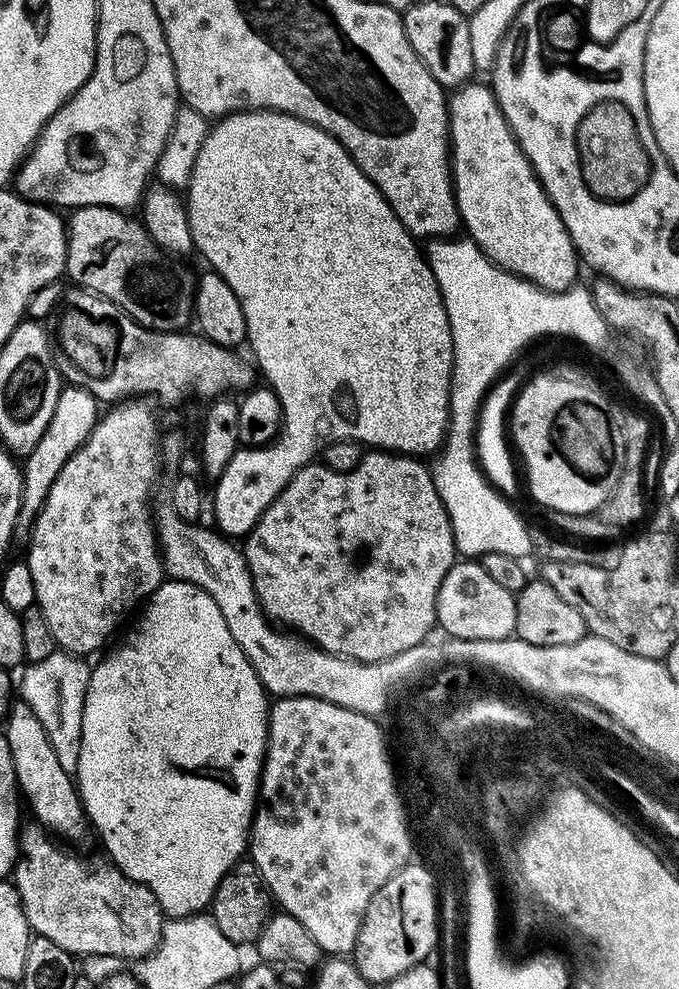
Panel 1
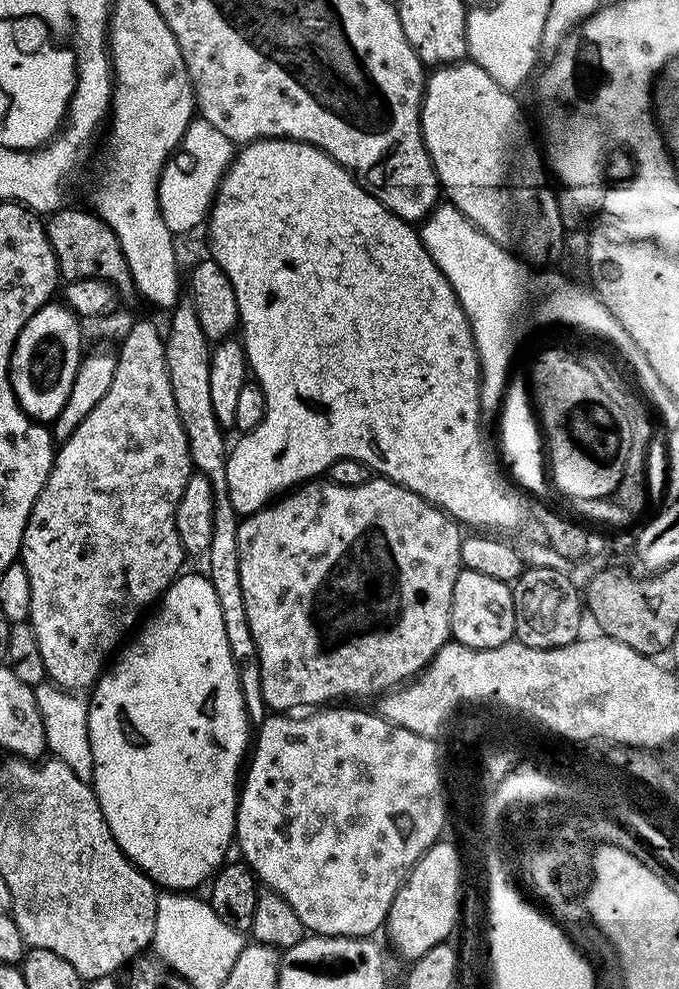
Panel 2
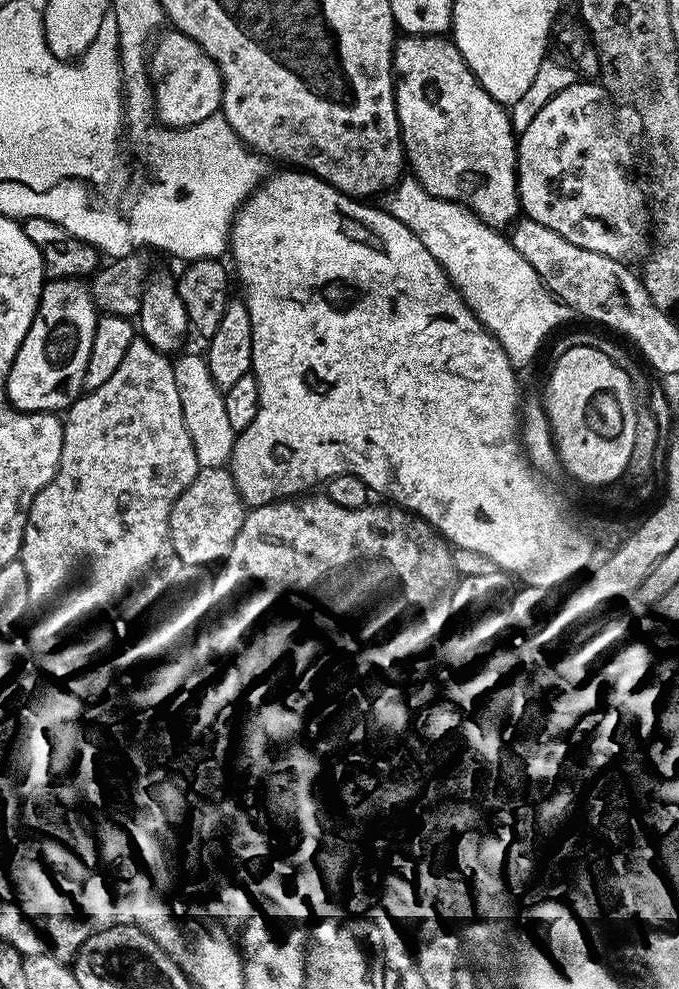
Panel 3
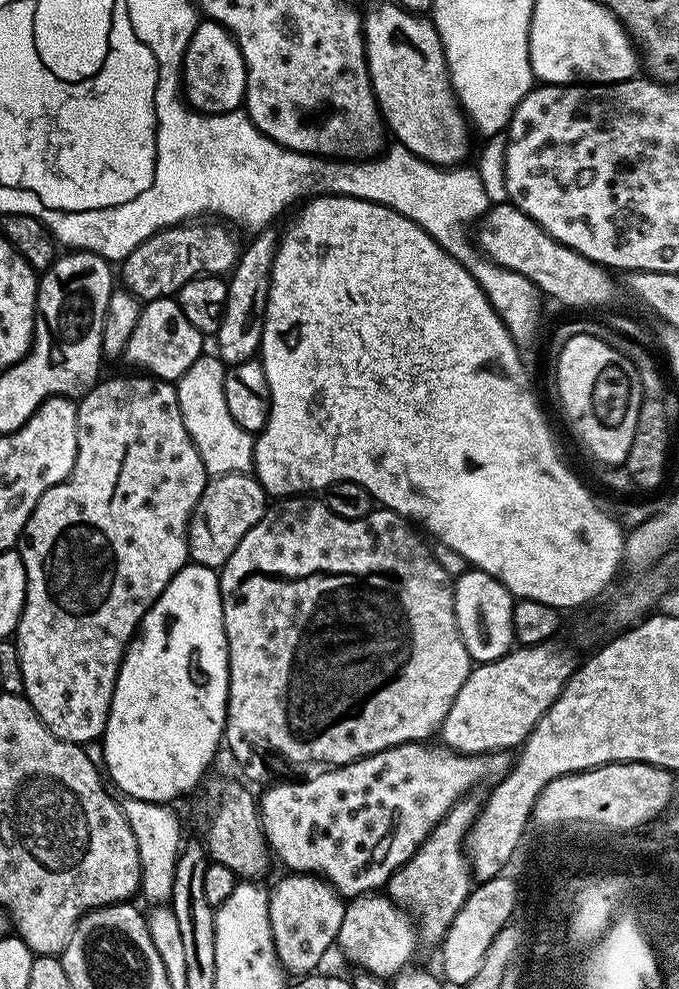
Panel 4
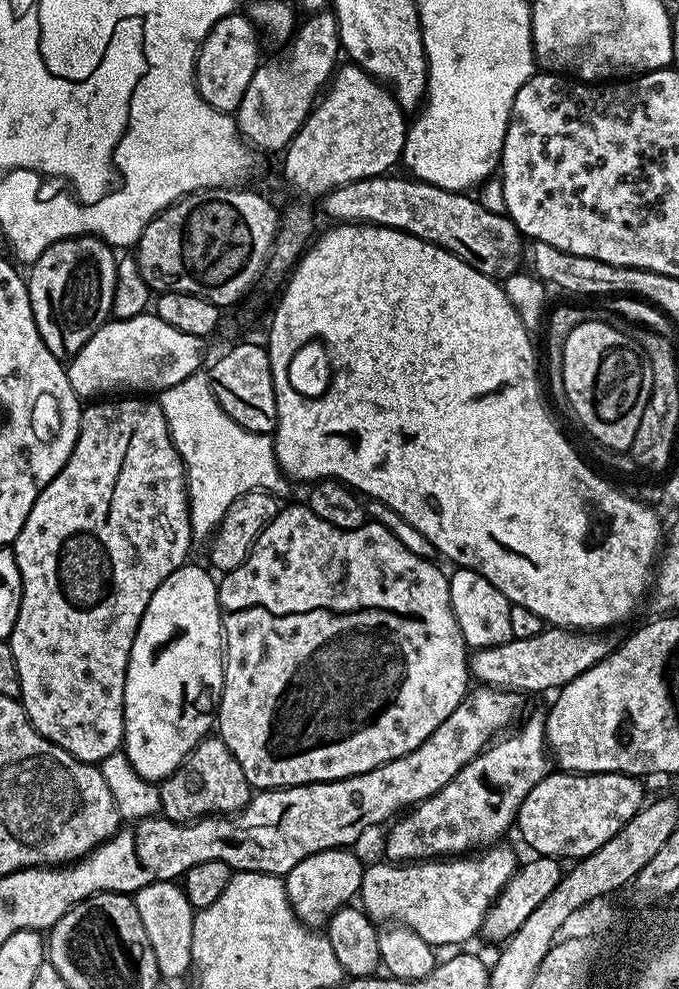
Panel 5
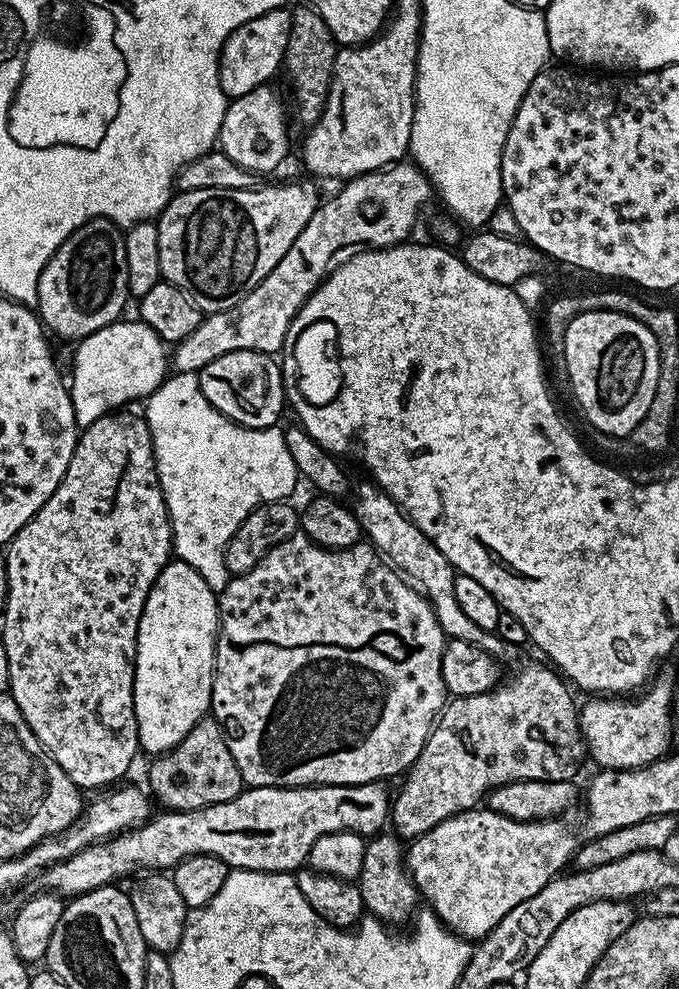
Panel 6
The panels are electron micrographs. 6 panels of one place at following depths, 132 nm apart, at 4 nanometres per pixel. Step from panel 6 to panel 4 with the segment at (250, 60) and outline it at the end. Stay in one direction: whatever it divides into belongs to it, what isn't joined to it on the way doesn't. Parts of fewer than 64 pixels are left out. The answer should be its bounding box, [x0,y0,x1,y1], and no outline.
[182,18,246,116]

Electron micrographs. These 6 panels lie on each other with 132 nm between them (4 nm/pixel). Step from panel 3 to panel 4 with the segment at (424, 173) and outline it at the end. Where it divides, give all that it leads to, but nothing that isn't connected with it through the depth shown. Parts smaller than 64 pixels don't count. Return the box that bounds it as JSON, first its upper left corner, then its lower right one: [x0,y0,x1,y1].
[362,2,473,166]

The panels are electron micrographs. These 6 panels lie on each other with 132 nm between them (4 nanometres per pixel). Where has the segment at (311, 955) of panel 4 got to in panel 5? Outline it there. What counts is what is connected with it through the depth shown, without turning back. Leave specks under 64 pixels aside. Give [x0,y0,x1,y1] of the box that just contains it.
[283,848,365,930]

